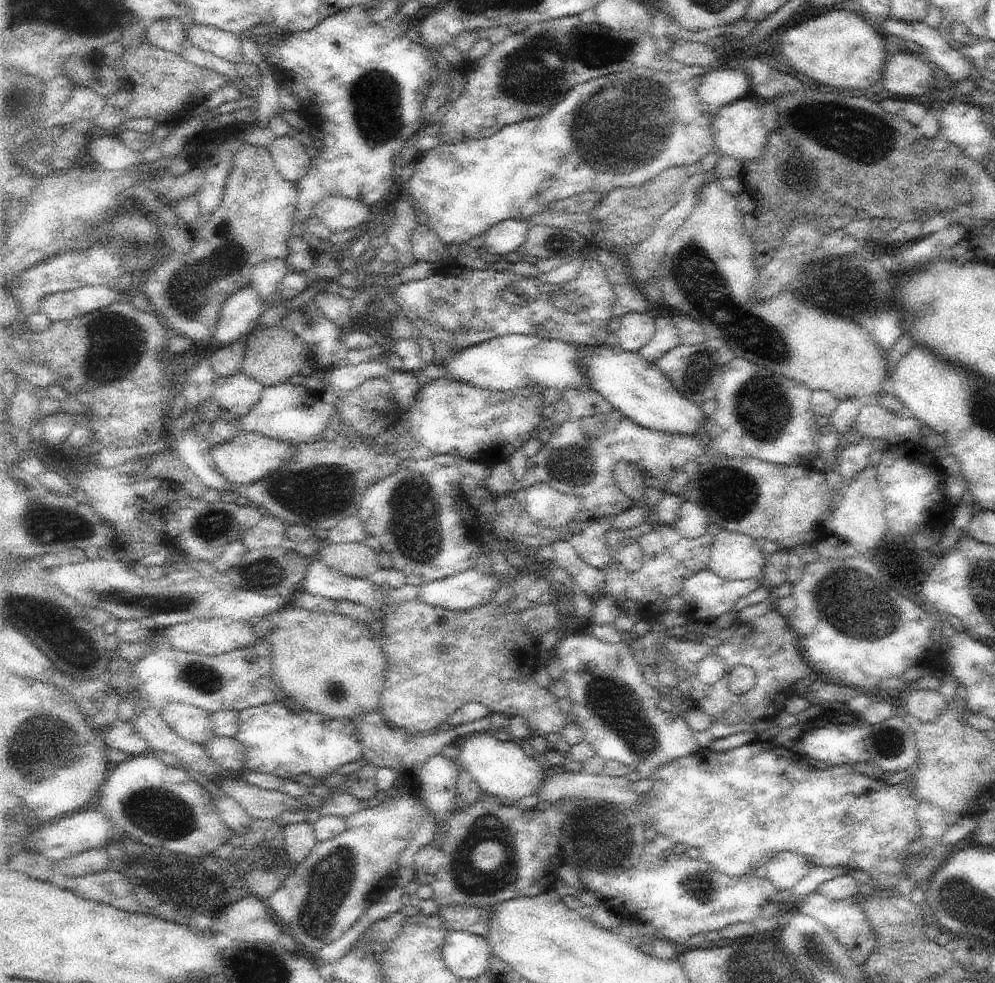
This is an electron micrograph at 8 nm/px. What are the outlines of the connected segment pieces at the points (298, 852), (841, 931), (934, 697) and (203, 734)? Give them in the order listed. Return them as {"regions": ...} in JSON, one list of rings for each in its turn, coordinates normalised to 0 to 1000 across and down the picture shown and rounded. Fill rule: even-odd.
{"regions":[[[[314,835],[290,838],[285,841],[286,875],[293,883],[297,883],[314,867],[319,855]]],[[[822,906],[813,909],[805,917],[802,928],[812,931],[829,940],[836,950],[852,965],[858,979],[866,982],[872,972],[879,965],[881,952],[877,940],[870,934],[869,928],[863,921],[863,913],[858,911],[851,915],[832,914]]],[[[925,701],[925,704],[916,703],[911,716],[913,724],[928,736],[938,736],[952,721],[952,714],[947,706],[929,701]]],[[[171,715],[161,726],[169,739],[188,754],[206,758],[214,751],[212,726],[187,715]]]]}

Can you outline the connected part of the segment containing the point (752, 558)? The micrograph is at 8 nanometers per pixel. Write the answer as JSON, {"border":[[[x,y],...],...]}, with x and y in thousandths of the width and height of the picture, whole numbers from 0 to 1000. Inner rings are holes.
{"border":[[[724,538],[718,545],[713,579],[727,589],[760,589],[768,591],[771,564],[759,547]]]}

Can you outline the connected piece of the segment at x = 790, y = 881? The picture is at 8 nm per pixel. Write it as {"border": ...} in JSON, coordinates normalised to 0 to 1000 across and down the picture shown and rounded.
{"border":[[[786,866],[771,877],[771,892],[791,910],[816,885],[814,877],[800,866]]]}

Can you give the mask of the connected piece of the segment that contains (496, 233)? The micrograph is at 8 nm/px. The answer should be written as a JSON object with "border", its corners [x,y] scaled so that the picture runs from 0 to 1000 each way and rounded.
{"border":[[[509,223],[493,230],[485,240],[487,257],[507,263],[513,256],[520,256],[529,246],[532,233],[531,227],[523,223]]]}

